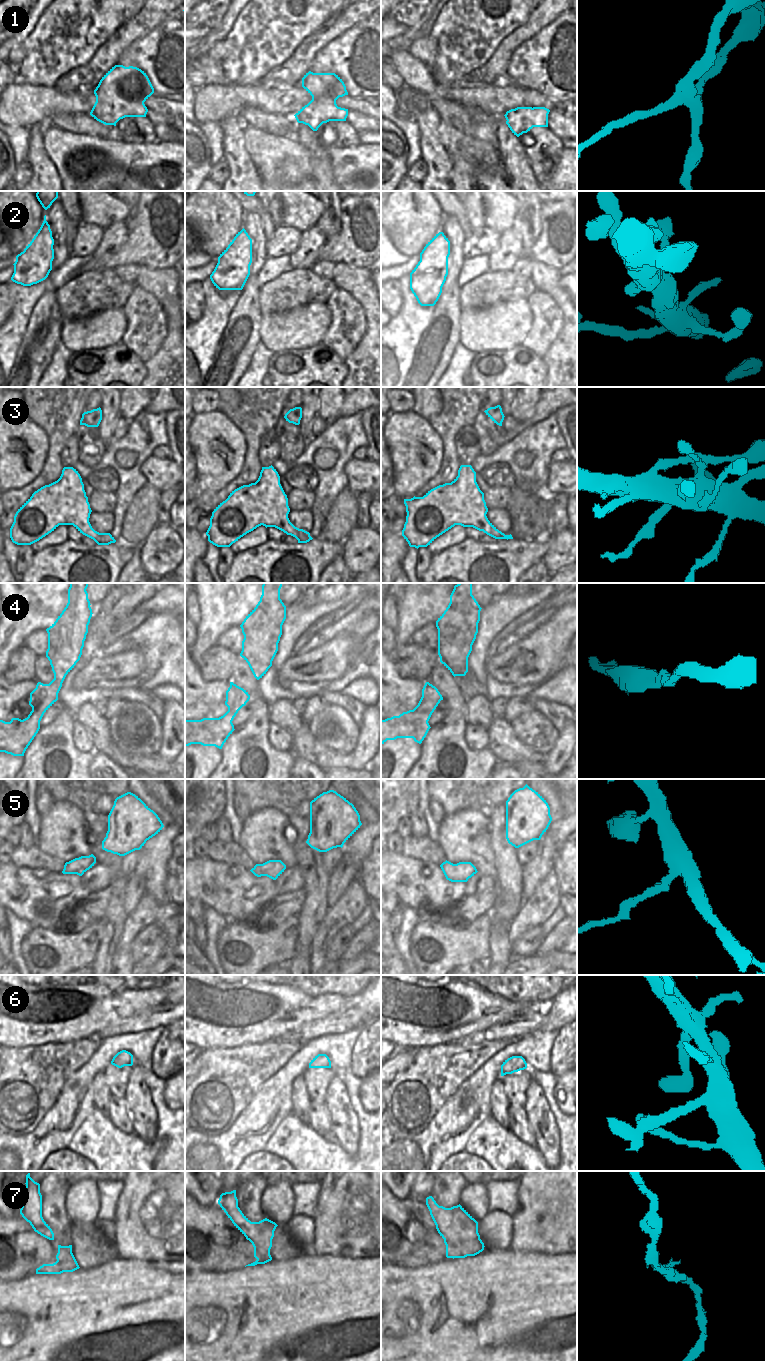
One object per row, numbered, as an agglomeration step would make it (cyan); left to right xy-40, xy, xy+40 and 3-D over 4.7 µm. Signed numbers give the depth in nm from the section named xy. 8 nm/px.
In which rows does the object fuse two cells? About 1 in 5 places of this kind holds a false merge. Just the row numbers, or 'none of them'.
1

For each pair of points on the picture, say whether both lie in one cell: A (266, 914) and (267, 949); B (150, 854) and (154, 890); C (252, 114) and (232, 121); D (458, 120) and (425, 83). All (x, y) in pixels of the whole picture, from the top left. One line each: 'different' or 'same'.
A: different
B: same
C: different
D: same

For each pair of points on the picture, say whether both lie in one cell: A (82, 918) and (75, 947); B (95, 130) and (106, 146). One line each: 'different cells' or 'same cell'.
A: different cells
B: different cells

